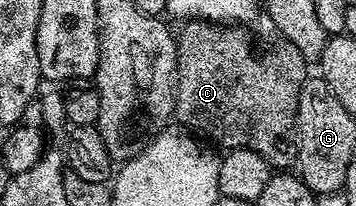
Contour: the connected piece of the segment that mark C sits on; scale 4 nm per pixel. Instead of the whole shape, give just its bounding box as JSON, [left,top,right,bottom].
[175,19,306,169]

